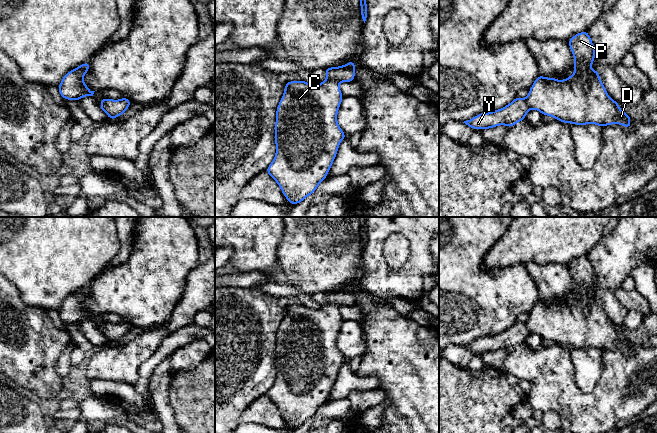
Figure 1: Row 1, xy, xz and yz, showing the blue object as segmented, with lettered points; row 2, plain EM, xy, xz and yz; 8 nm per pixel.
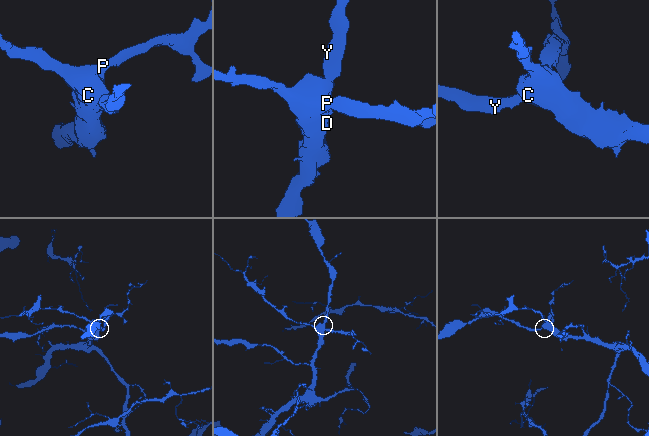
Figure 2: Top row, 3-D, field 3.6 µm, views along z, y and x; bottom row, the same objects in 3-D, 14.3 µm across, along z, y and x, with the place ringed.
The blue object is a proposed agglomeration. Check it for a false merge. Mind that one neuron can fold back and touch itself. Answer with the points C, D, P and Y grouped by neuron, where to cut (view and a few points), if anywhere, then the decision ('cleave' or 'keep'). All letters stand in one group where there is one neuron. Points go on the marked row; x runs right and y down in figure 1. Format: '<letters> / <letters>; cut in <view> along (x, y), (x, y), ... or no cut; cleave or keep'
C D P Y; no cut; keep

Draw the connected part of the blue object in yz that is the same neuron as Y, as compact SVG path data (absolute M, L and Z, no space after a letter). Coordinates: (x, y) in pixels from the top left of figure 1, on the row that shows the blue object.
M587 31L568 41L574 55L574 74L565 80L539 75L529 89L527 98L516 97L505 107L480 113L464 121L472 129L489 129L498 125L513 127L525 120L530 109L552 116L563 123L596 124L601 128L615 123L631 128L631 117L619 109L603 86L598 70L590 69L596 50Z

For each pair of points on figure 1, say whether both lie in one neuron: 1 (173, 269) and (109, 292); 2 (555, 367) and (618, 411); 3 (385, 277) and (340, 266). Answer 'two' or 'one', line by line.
1: one
2: one
3: two

